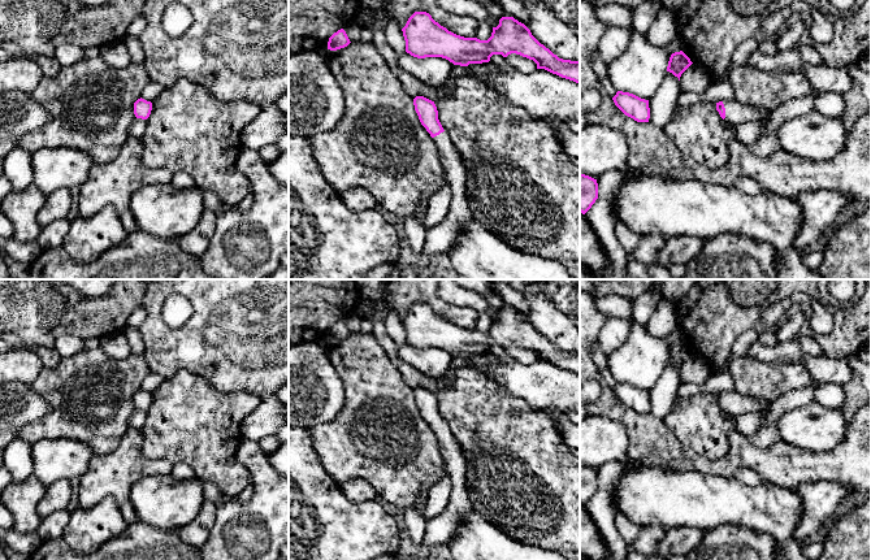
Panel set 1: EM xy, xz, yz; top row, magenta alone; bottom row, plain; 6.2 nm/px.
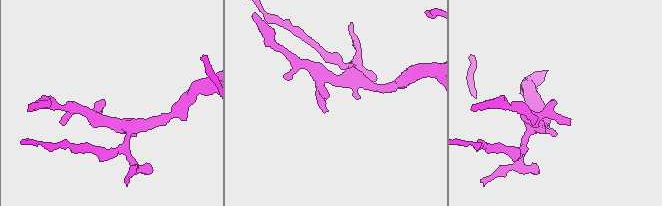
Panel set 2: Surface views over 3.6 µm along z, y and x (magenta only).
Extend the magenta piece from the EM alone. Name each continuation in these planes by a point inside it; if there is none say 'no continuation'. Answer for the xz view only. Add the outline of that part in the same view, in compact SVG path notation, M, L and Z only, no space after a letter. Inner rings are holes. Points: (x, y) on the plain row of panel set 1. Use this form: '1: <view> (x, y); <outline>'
1: xz (440, 530); M446 422L433 429L443 455L447 476L451 478L451 495L445 511L428 520L424 544L447 544L473 511L465 486L465 460L462 448Z

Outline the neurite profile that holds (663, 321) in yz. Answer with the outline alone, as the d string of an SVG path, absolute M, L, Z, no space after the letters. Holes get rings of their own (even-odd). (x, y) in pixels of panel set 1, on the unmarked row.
M663 298L646 324L646 327L654 335L670 337L679 327L675 304Z

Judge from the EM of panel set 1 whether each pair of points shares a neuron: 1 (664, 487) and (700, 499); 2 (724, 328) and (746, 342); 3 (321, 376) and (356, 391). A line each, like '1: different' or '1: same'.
1: same
2: different
3: different

